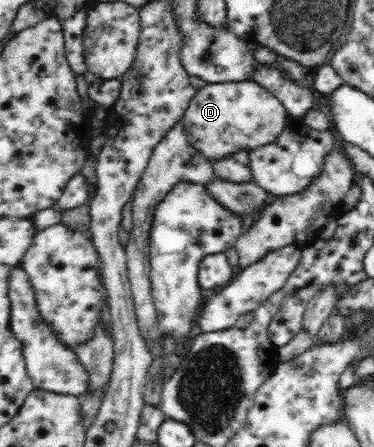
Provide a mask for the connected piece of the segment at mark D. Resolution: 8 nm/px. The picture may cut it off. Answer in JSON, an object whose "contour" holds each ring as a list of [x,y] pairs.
{"contour":[[[219,82],[207,83],[196,91],[181,121],[189,131],[190,142],[193,143],[195,151],[209,163],[215,164],[225,158],[231,158],[231,155],[243,154],[246,157],[249,152],[256,150],[256,147],[274,143],[278,136],[283,134],[284,126],[287,126],[287,113],[283,103],[256,82]]]}

